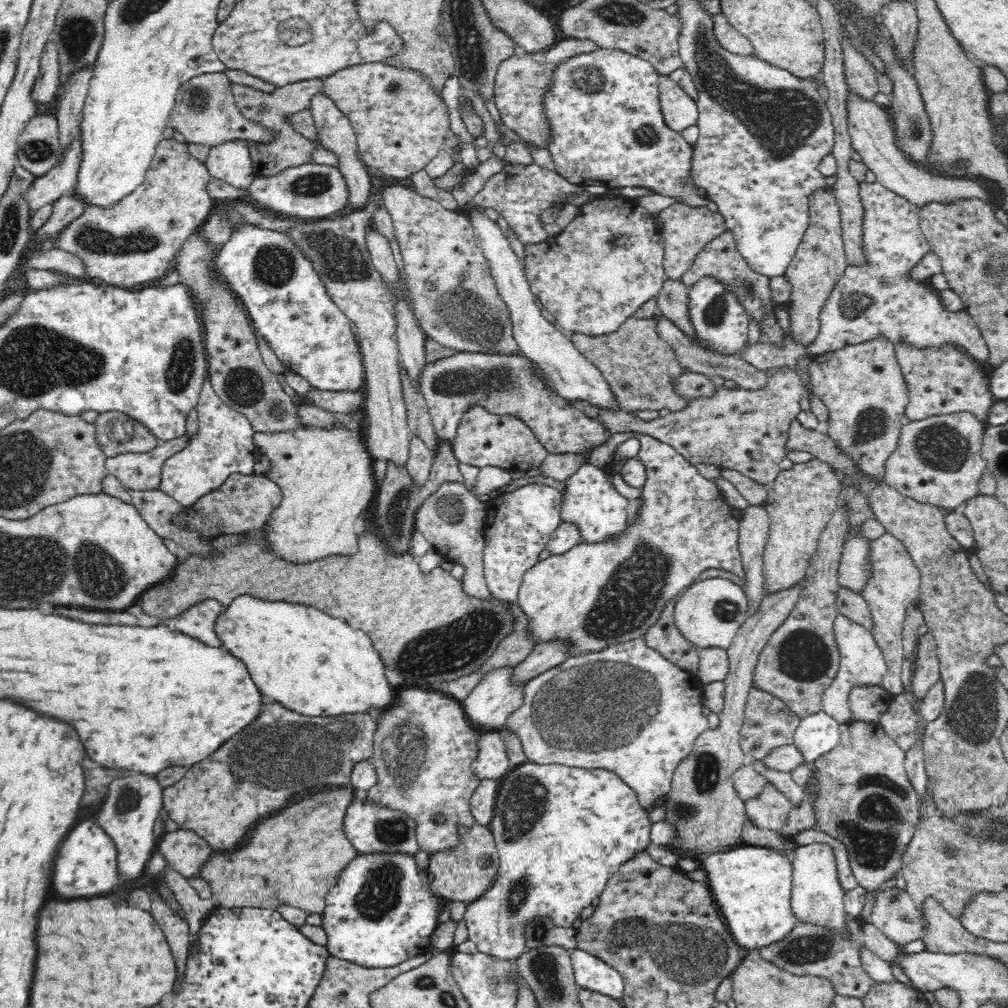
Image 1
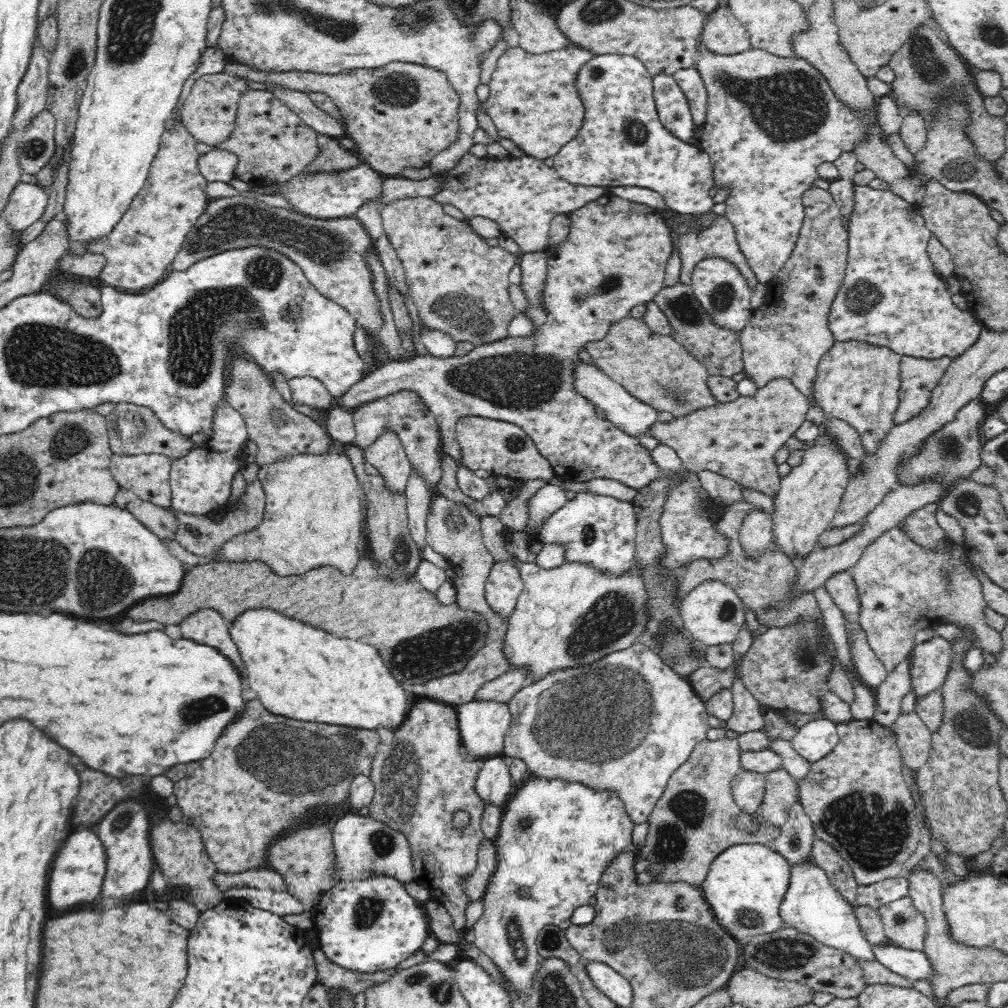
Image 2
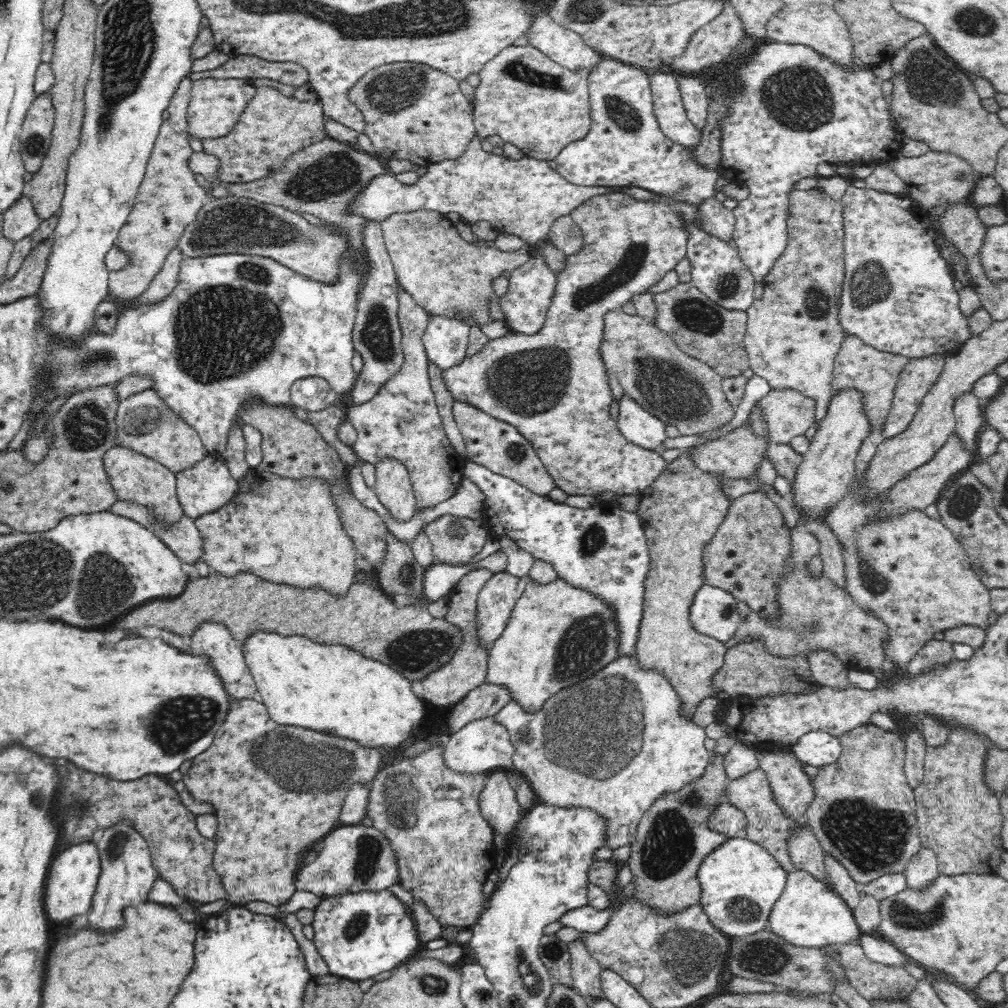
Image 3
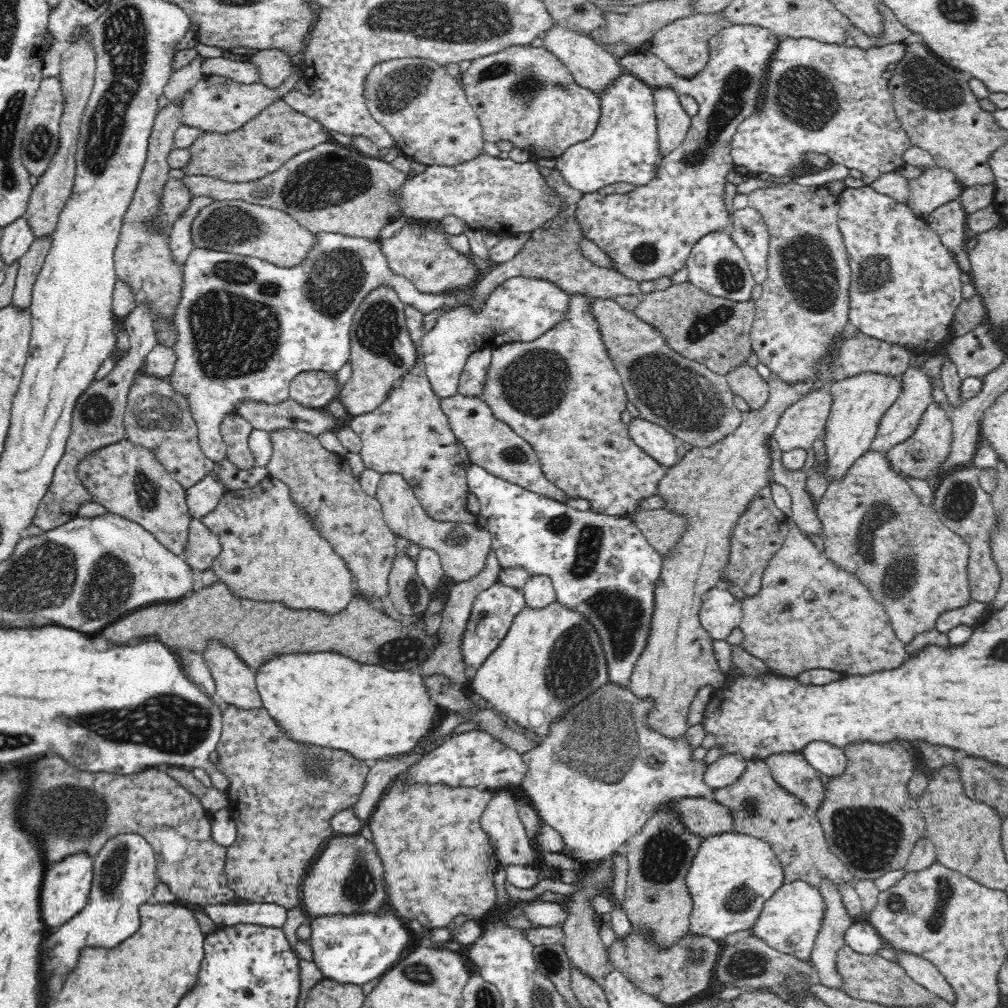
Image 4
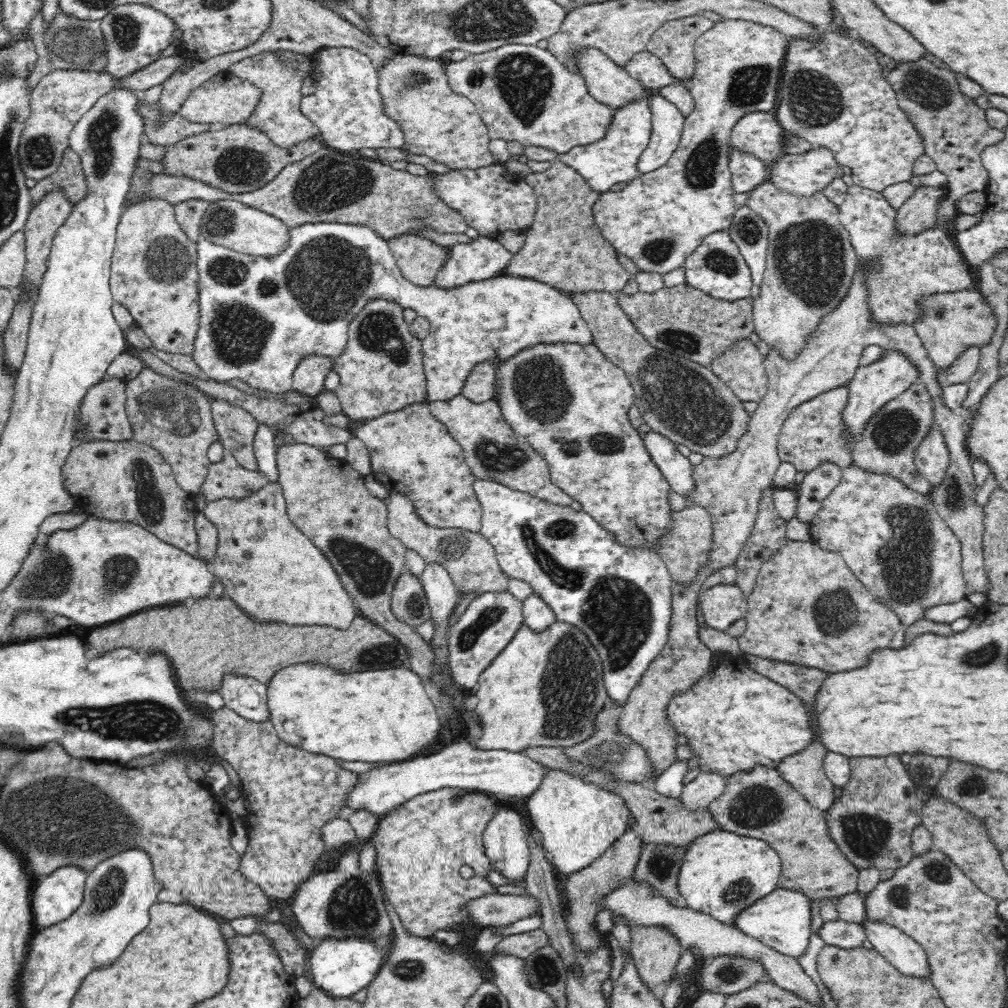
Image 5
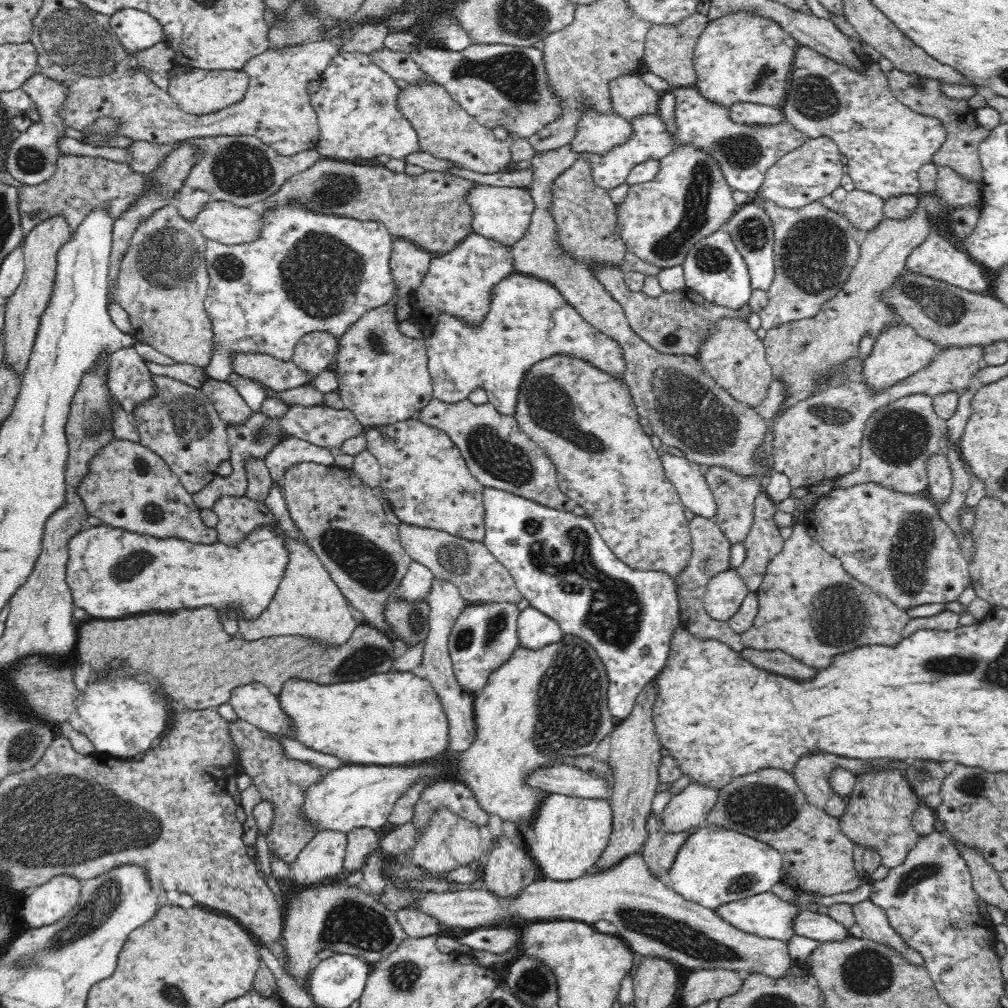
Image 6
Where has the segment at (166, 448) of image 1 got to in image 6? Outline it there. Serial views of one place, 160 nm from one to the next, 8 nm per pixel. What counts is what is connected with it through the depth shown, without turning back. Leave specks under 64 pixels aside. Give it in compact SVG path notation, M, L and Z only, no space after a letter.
M116 439L105 446L91 460L89 473L79 484L78 495L84 501L84 505L88 507L88 513L92 514L92 517L104 521L105 525L132 533L150 534L156 538L177 536L198 544L217 542L218 531L204 523L201 518L201 509L194 503L193 496L184 489L178 476L172 472L160 455L140 443Z

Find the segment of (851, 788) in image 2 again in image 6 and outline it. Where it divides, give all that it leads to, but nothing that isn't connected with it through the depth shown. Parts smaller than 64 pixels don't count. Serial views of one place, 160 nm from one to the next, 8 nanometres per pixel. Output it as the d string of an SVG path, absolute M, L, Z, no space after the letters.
M900 770L857 774L845 813L839 818L840 828L854 843L875 848L884 866L900 866L919 837L911 818L920 800Z

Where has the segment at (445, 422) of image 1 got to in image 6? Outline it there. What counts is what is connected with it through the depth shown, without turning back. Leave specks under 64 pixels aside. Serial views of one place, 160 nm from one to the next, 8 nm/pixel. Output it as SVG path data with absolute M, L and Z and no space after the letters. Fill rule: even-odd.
M730 8L726 15L718 19L710 18L705 31L698 38L693 54L697 75L694 88L704 95L704 98L727 106L728 109L734 102L754 102L770 107L781 107L787 95L793 61L799 46L788 32L768 16L750 15L746 11L734 11ZM680 145L658 166L658 174L650 182L629 188L624 202L616 207L616 213L617 229L626 250L663 269L682 265L696 242L721 230L734 214L737 202L720 165L694 146ZM552 355L540 362L536 362L526 373L525 379L521 382L516 405L515 419L518 426L525 432L544 454L551 458L556 467L557 481L560 491L576 502L576 505L586 509L586 517L595 525L595 528L610 547L610 551L629 569L642 571L660 571L670 575L670 579L675 582L677 576L688 566L690 558L693 556L692 534L688 520L685 516L685 505L676 491L676 487L668 480L662 461L661 450L656 450L652 445L650 436L644 433L640 424L640 416L637 413L637 406L632 400L632 395L628 390L625 381L620 381L616 377L594 367L592 363L584 359L574 358L566 355Z

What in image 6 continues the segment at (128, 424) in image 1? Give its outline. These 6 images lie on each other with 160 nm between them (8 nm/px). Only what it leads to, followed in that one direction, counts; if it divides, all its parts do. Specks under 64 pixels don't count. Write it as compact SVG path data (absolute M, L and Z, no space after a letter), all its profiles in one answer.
M156 375L153 379L157 397L138 405L132 414L141 438L139 443L160 455L178 476L184 489L190 495L196 494L217 476L218 465L230 460L231 448L225 422L201 388L169 376Z

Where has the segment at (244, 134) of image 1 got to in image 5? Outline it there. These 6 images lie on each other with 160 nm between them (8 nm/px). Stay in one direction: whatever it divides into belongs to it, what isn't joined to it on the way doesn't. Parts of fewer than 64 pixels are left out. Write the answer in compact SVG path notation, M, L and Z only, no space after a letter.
M227 69L204 82L204 85L192 90L188 94L188 98L182 102L179 113L192 122L219 125L220 127L238 125L254 112L254 108L260 100L260 94L262 91L256 89L256 86Z

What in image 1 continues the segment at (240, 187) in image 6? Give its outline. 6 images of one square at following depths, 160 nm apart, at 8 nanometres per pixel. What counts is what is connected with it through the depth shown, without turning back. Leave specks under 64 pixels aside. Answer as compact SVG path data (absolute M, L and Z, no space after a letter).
M316 78L310 81L301 81L292 86L287 85L286 87L280 87L273 93L260 92L260 90L254 90L254 88L250 88L250 86L242 86L242 84L232 85L233 98L235 99L235 103L239 107L240 112L242 112L244 117L250 119L253 123L263 126L263 130L268 129L268 131L270 131L270 135L272 135L269 142L244 140L244 142L252 143L252 166L254 166L255 169L255 177L258 175L271 177L288 167L297 167L302 166L304 163L313 162L311 157L320 144L318 141L310 140L298 133L294 127L292 127L292 116L296 112L299 113L300 110L303 111L308 109L312 96L320 93L323 85L323 80Z

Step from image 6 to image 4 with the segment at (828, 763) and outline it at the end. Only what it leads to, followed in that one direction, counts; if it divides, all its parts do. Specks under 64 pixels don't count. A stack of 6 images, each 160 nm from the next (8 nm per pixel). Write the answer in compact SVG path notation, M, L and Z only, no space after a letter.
M800 753L769 756L766 765L779 785L795 794L810 810L818 810L825 795L825 778Z

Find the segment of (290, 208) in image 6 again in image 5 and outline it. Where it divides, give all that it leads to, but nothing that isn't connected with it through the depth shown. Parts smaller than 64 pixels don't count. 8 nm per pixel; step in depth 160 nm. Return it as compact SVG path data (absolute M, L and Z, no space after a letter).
M306 222L300 226L288 226L288 244L275 256L254 256L253 254L244 254L235 250L214 244L206 239L201 239L197 243L197 269L199 276L198 289L200 309L199 329L195 338L193 350L194 362L203 370L203 373L217 382L228 382L234 378L240 378L248 382L250 386L258 390L270 390L270 392L286 392L291 390L293 385L294 369L300 358L306 354L323 354L334 359L348 342L349 324L370 301L384 299L399 304L403 308L410 308L417 312L417 316L427 318L430 323L429 333L426 338L421 340L423 346L423 367L425 377L427 378L427 397L432 401L449 401L462 392L468 375L471 375L475 366L480 363L492 363L494 365L494 395L493 399L498 402L501 392L499 392L499 380L497 380L497 368L505 363L509 358L516 356L521 350L532 348L542 343L576 343L580 345L594 345L594 337L588 323L583 319L579 308L570 298L570 294L558 291L555 287L549 286L545 282L540 282L534 278L524 278L522 276L510 276L506 274L498 275L488 280L475 283L468 283L462 288L456 290L443 290L436 286L420 287L412 285L412 282L404 278L396 264L393 252L391 251L389 241L382 238L375 230L369 226L360 226L358 224L348 224L347 222Z

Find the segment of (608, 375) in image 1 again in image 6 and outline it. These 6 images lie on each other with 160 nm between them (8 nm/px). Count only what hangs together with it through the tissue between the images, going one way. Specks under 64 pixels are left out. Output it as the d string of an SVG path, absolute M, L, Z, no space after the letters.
M566 144L560 149L536 154L531 159L532 181L526 189L534 199L534 210L528 232L510 248L516 272L548 281L584 320L621 346L626 365L624 381L637 406L637 413L648 419L652 434L660 438L664 449L675 446L688 460L699 465L724 467L736 475L754 477L760 481L764 492L772 467L763 462L765 458L759 454L759 448L767 435L769 421L718 386L704 372L696 356L662 354L648 345L632 330L621 303L605 290L590 267L579 258L569 256L563 248L557 222L551 213L554 200L551 188L555 178L580 158L581 154L572 150L572 144Z

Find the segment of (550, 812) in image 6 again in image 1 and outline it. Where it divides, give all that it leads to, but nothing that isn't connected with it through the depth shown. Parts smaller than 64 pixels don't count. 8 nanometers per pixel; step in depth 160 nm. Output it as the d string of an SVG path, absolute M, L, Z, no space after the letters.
M642 638L634 639L604 647L603 651L590 653L588 655L569 656L562 664L531 678L524 685L522 707L515 710L509 716L509 719L505 723L505 728L518 735L518 739L520 739L520 743L522 743L522 750L527 756L528 762L541 764L541 766L556 763L561 766L585 768L585 770L608 770L615 772L624 783L636 791L636 797L638 797L640 806L656 806L660 799L670 792L675 769L681 764L684 757L687 757L691 753L696 738L705 730L708 730L708 719L704 716L704 712L702 711L704 707L702 703L703 685L704 684L696 675L684 669L680 669L679 666L668 661L668 659L664 658L658 651L649 647Z

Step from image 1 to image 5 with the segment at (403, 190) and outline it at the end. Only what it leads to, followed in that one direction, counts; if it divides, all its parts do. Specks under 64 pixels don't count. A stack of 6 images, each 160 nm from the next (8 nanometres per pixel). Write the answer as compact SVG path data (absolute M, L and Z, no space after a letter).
M412 233L394 237L388 241L404 278L415 286L434 285L438 270L444 266L448 258L449 248Z

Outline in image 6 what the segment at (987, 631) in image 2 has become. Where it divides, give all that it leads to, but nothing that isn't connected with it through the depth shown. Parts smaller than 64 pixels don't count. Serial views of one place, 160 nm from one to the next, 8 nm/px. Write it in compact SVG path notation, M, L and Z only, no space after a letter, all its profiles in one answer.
M860 483L846 490L832 490L806 514L805 530L829 554L842 562L844 571L902 609L932 602L954 602L970 586L969 562L955 533L927 498L899 494L878 483Z

